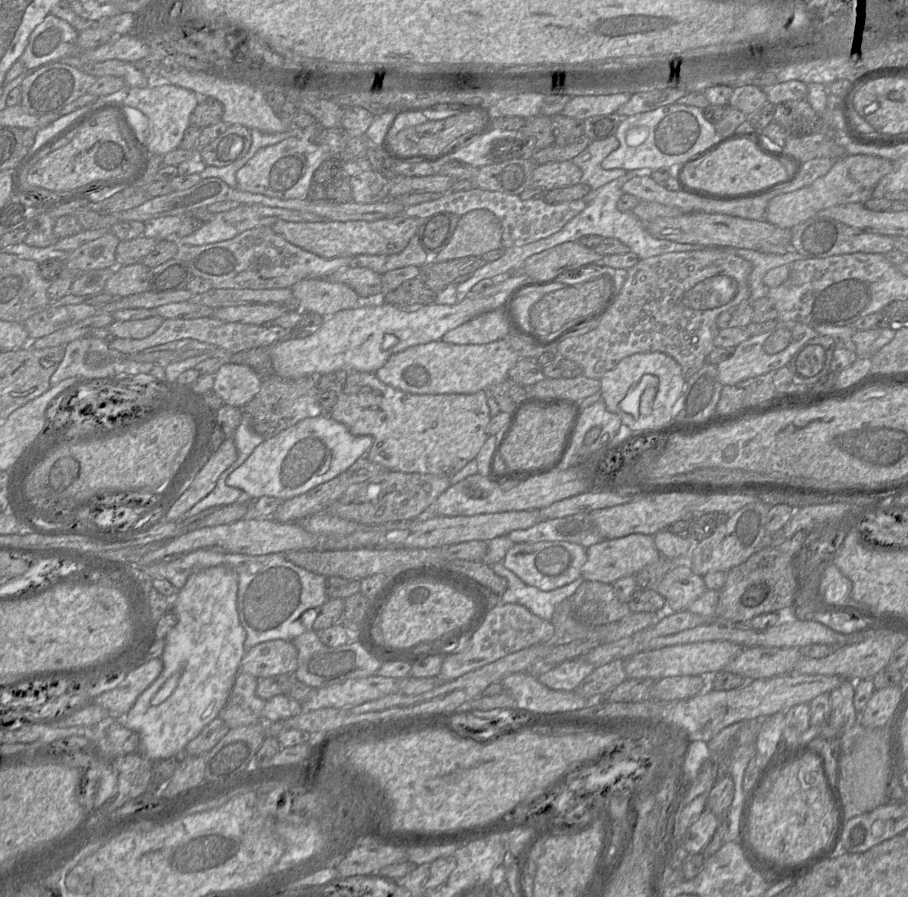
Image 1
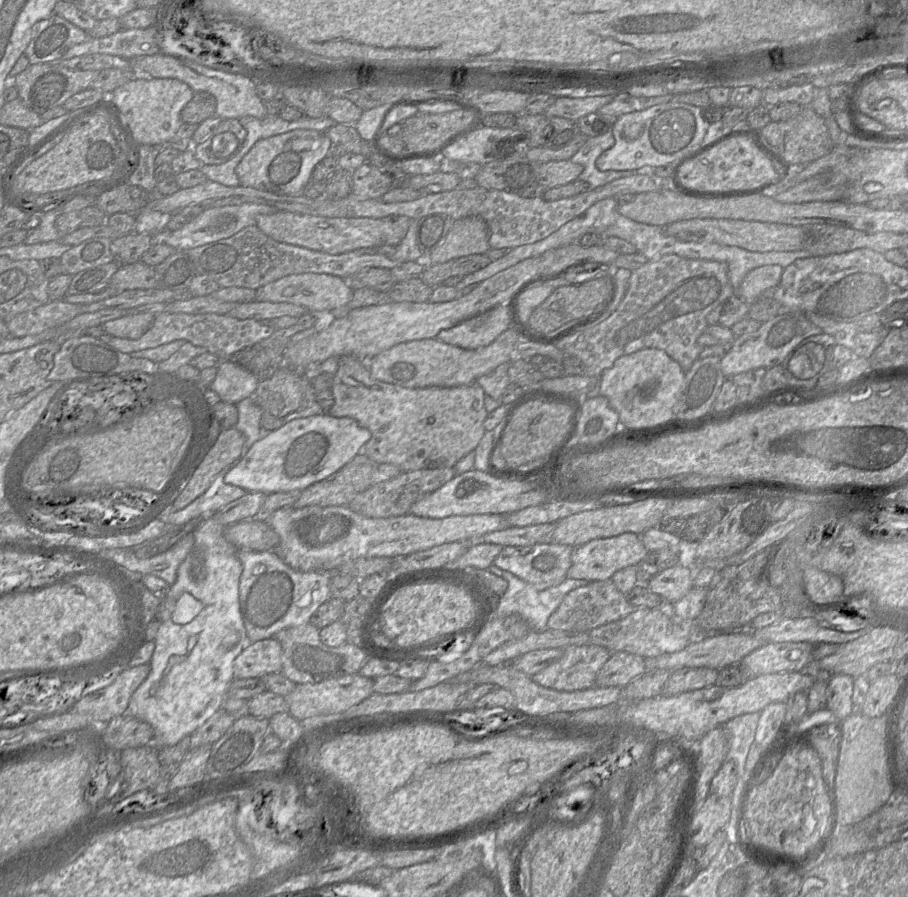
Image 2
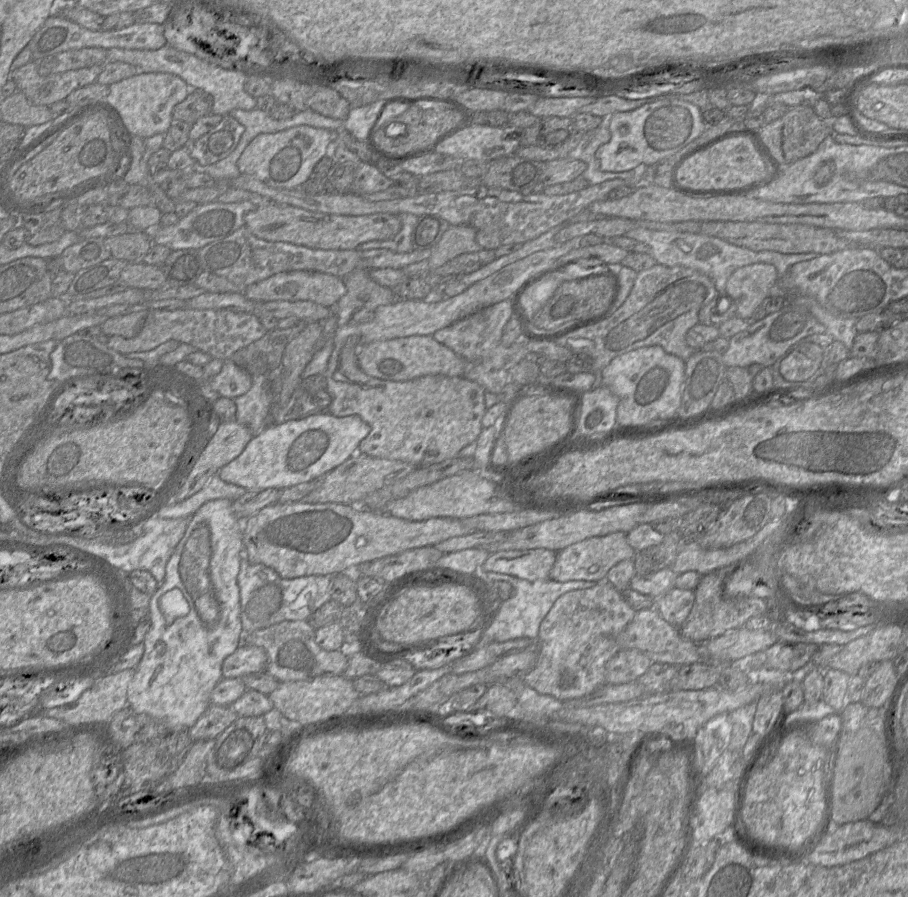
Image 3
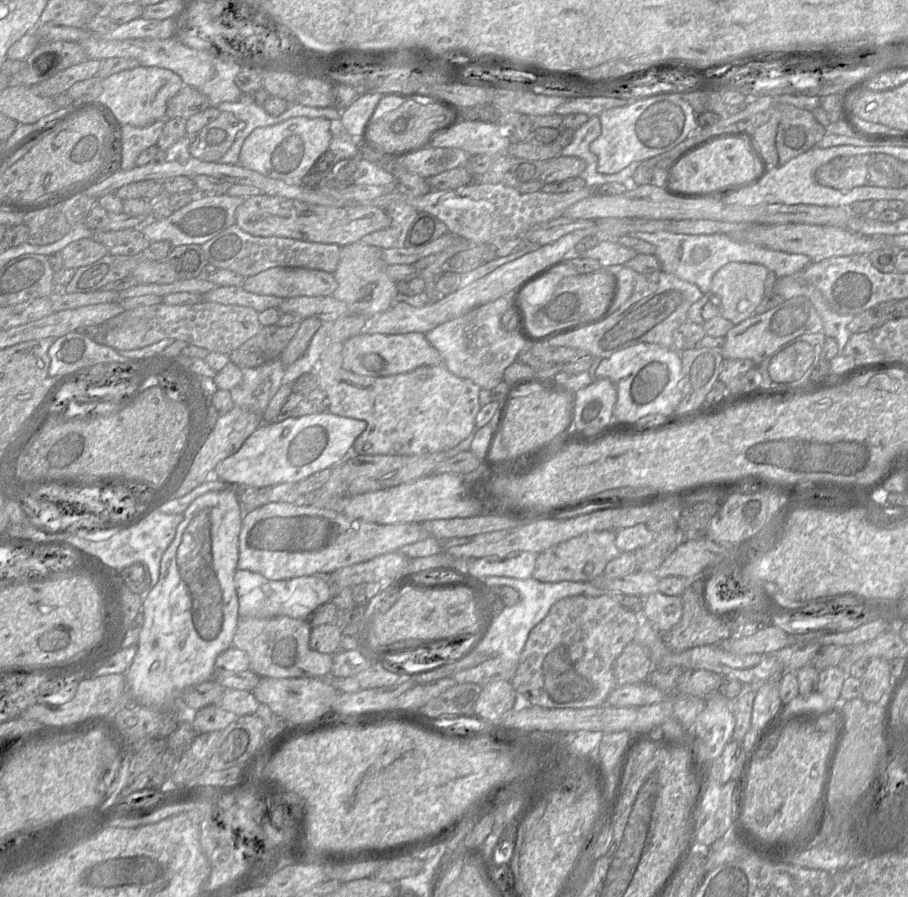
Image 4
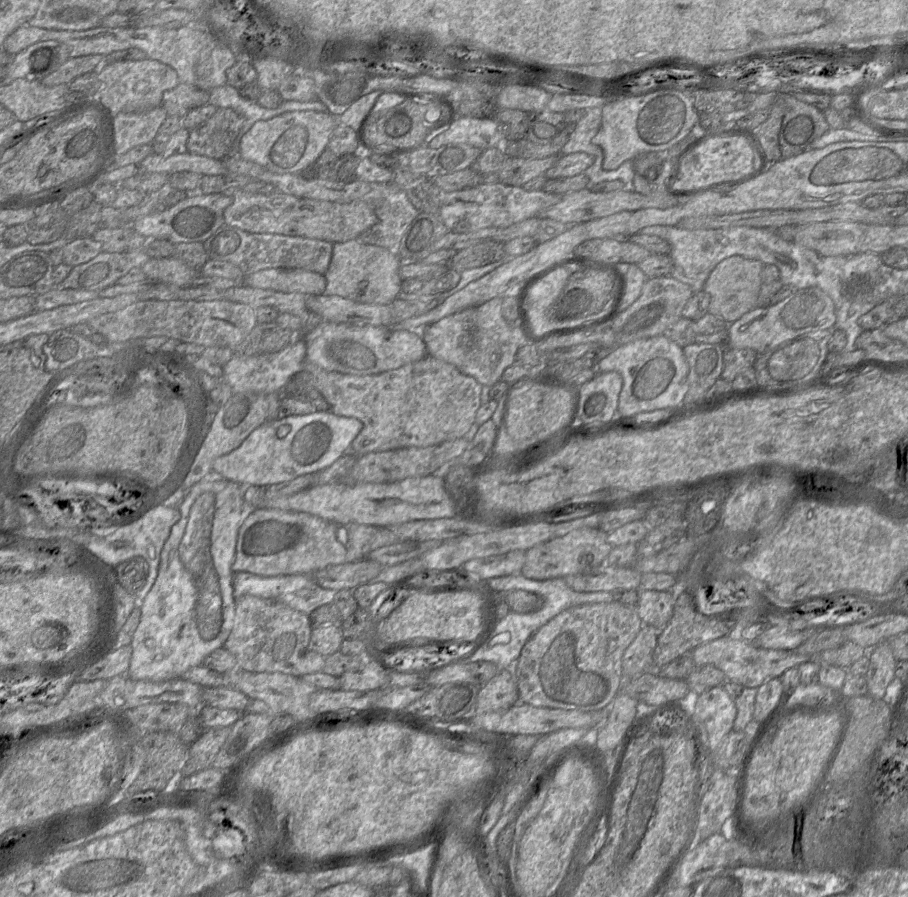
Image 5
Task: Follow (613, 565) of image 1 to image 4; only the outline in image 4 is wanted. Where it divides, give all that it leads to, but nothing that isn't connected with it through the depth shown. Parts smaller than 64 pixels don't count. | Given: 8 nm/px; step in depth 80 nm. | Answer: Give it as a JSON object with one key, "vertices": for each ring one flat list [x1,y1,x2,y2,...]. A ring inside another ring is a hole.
{"vertices":[[616,531,586,532,560,542,538,554,532,578,541,582,592,582,604,574,607,564,618,557,621,551,615,544]]}

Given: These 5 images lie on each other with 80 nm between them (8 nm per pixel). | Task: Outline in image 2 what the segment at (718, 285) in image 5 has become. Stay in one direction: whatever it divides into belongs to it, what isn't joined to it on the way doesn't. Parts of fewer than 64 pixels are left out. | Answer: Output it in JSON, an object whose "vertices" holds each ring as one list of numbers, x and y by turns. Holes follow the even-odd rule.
{"vertices":[[764,265,750,270,744,276,736,293,751,305,763,291,779,284,783,269,780,265]]}

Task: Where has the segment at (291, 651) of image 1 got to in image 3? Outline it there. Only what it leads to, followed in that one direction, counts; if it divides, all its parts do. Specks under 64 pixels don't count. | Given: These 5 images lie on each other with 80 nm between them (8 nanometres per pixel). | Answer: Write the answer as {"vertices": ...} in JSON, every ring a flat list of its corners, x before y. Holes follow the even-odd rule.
{"vertices":[[242,644,224,659,222,677,241,678,246,674,265,671,266,666,267,655,263,648]]}

